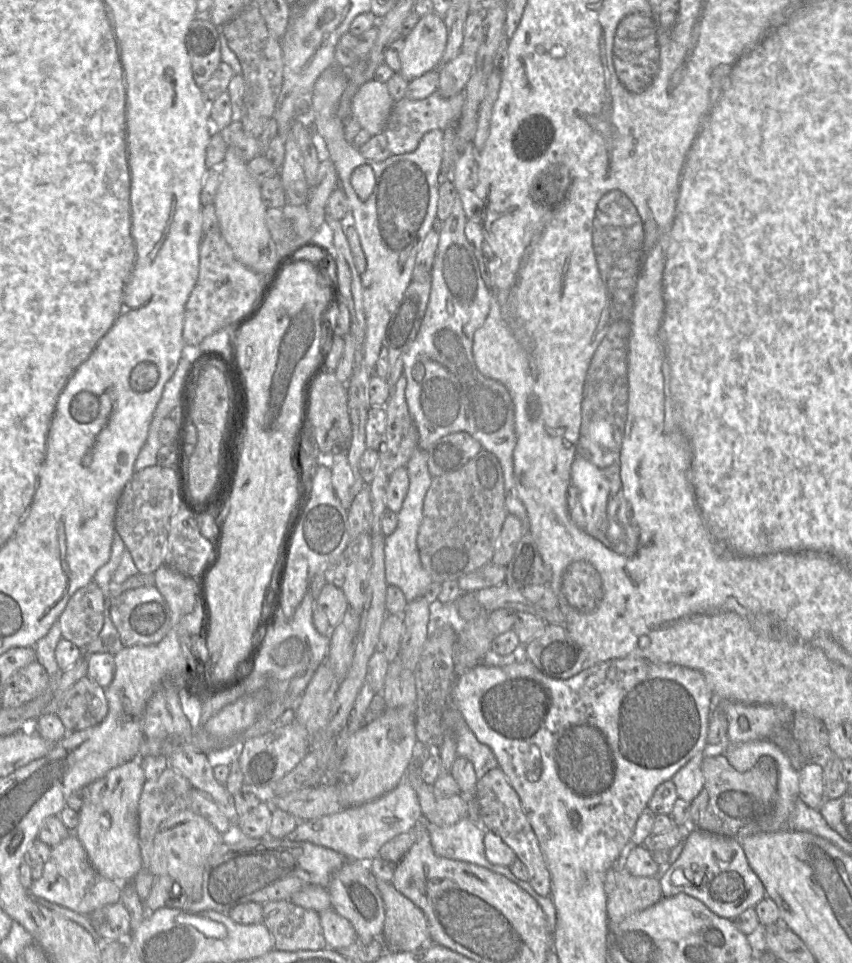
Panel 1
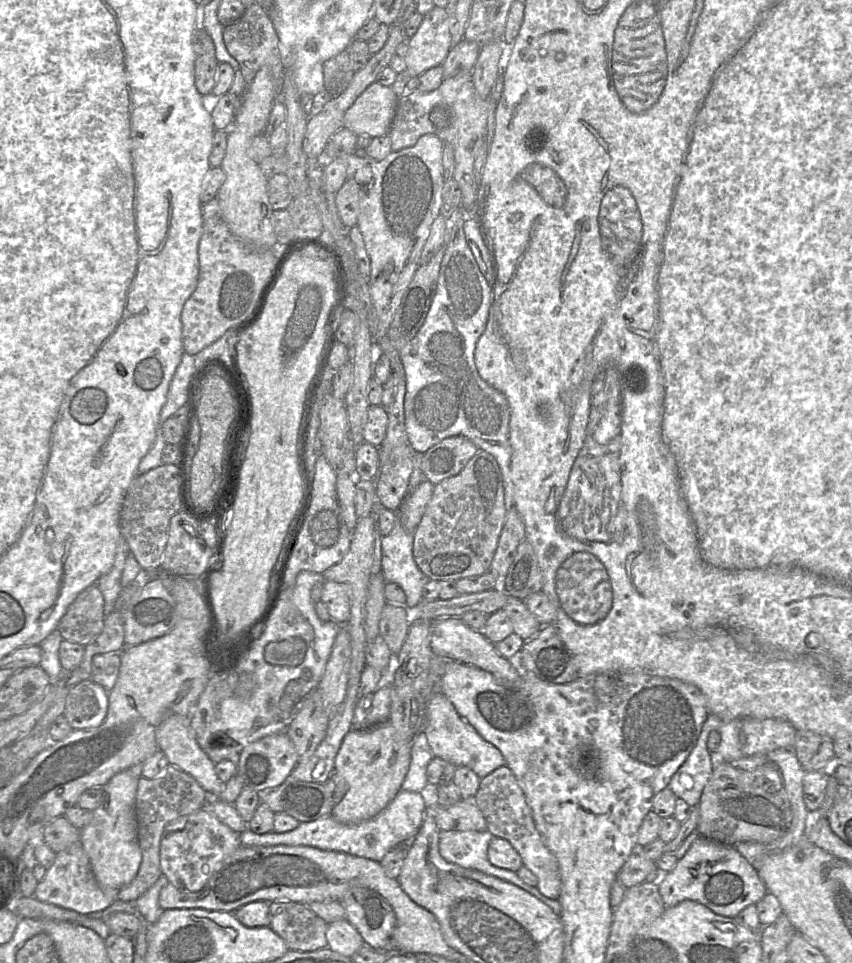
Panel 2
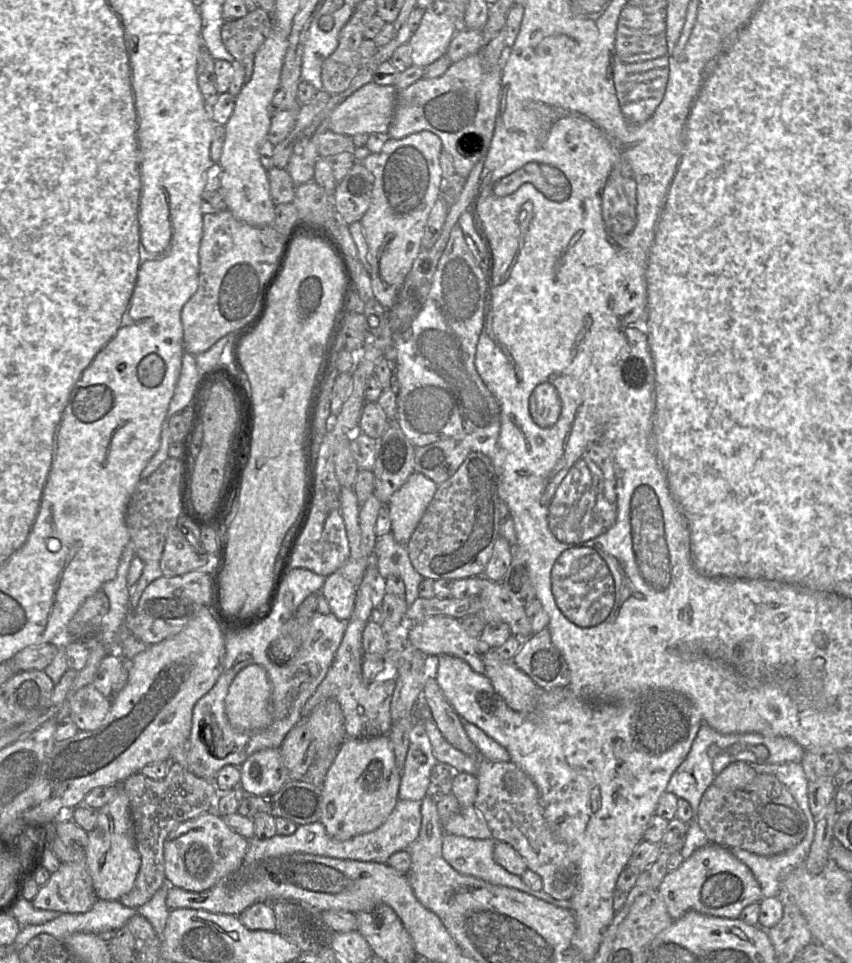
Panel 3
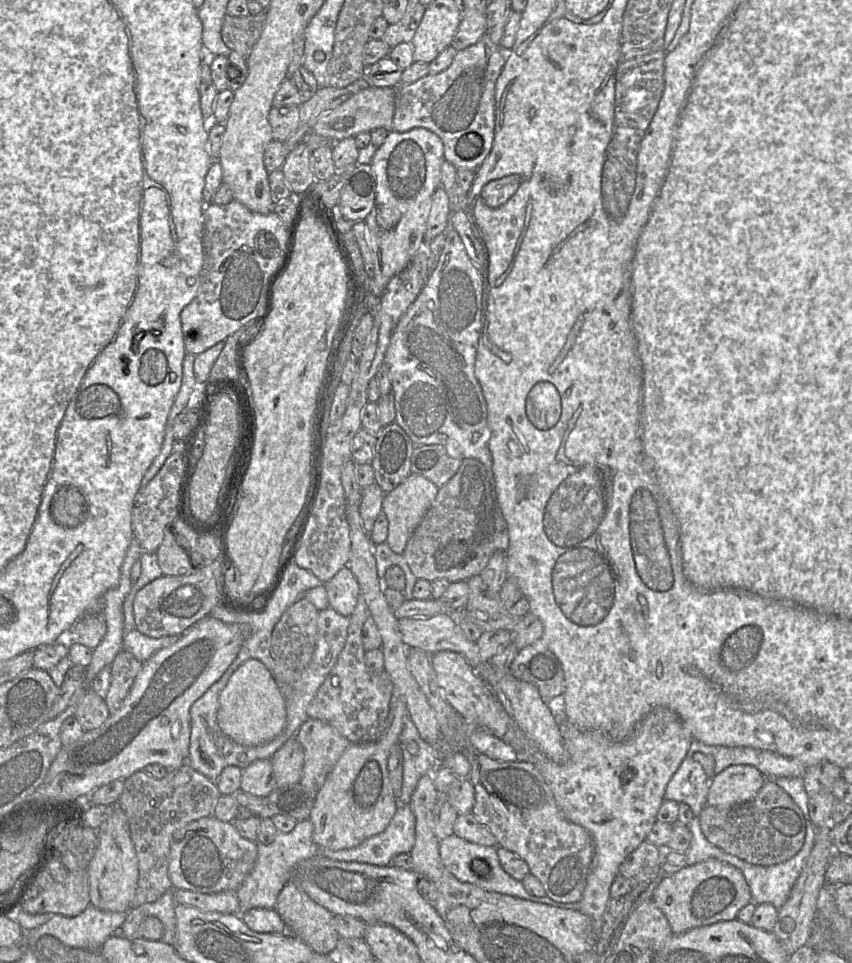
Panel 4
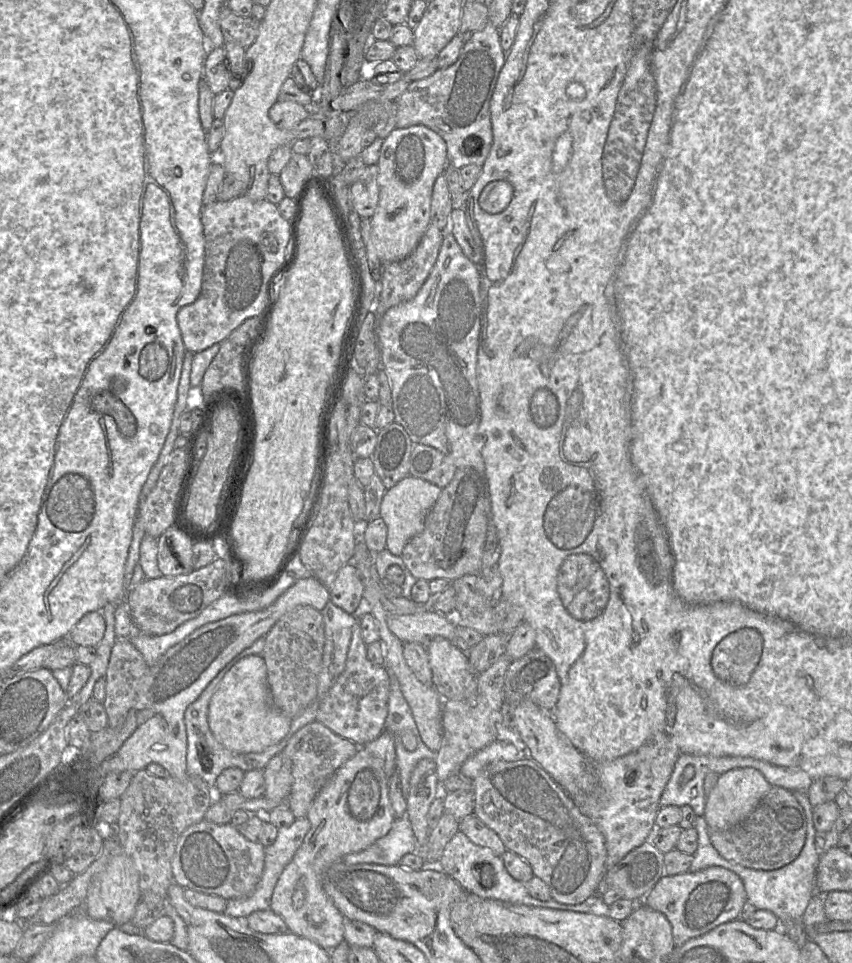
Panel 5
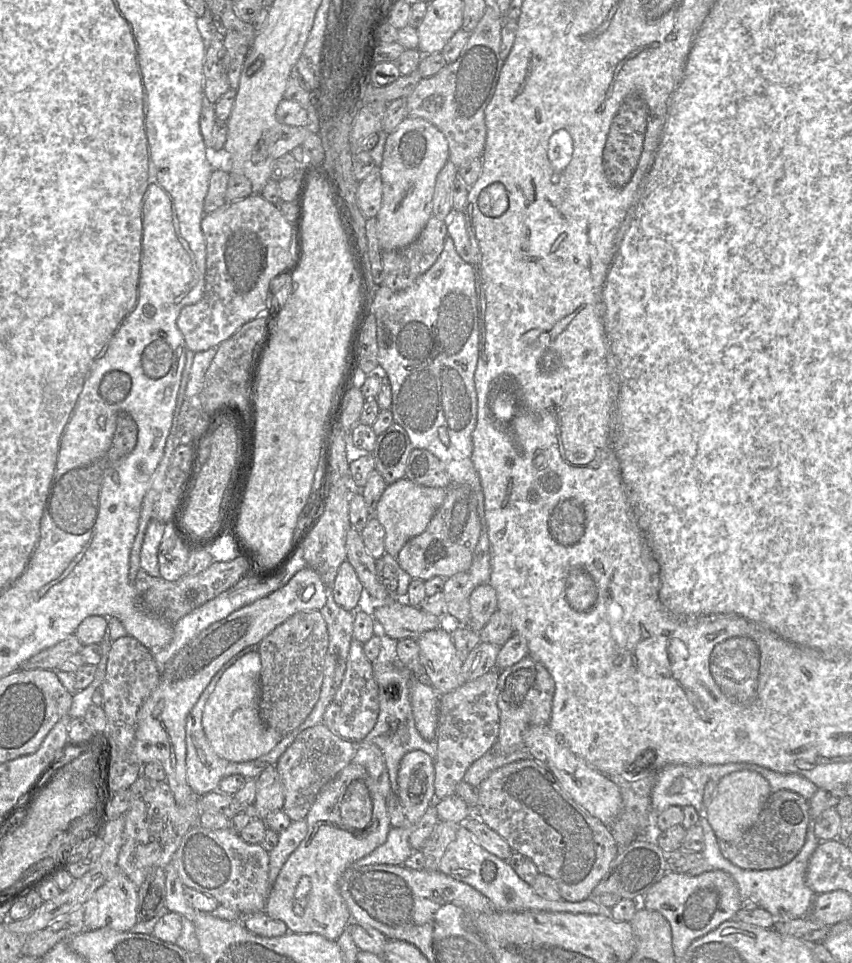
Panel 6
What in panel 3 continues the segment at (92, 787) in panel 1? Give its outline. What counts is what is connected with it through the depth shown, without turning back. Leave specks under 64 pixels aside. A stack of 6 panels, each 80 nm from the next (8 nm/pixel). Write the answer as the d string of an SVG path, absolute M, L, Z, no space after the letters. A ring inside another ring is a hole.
M118 787L116 796L98 810L96 826L88 834L85 864L98 900L119 900L136 880L141 858L137 850L129 798Z

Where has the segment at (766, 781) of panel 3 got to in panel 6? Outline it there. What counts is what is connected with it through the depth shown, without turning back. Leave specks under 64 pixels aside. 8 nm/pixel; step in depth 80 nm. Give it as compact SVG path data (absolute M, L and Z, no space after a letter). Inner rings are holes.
M790 790L772 792L756 822L735 841L719 840L722 855L746 870L780 868L789 863L803 847L810 818L808 800Z

